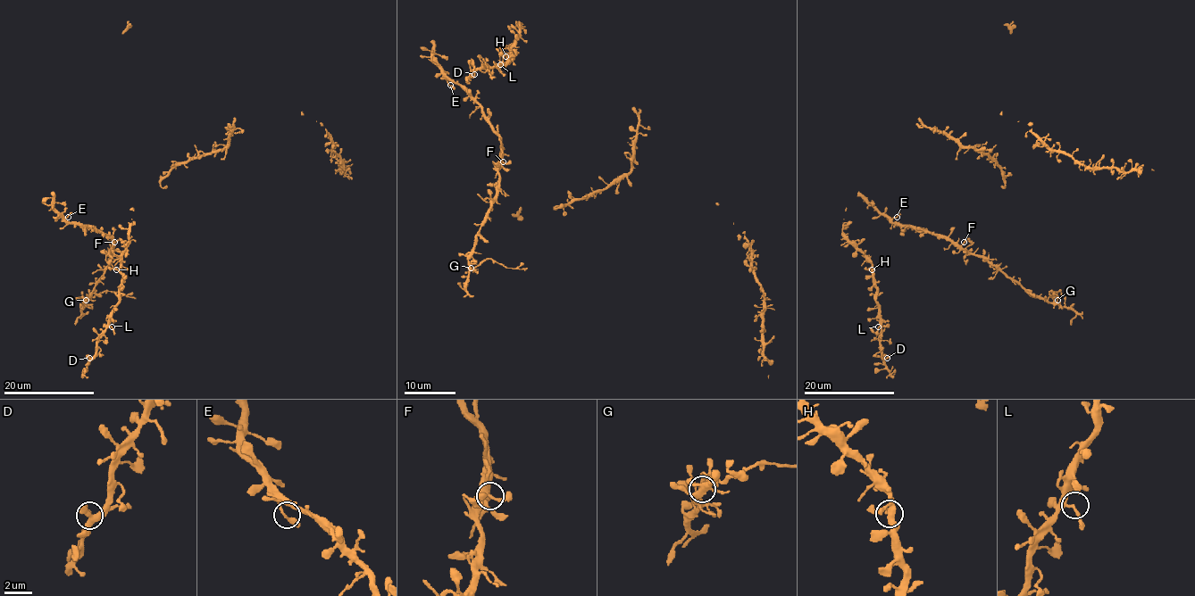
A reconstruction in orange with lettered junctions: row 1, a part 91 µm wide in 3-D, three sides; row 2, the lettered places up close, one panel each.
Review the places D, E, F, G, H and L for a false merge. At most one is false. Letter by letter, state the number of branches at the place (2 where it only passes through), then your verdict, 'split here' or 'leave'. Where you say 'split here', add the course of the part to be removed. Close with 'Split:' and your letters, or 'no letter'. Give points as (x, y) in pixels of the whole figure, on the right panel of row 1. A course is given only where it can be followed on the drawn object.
D: 4 | leave
E: 2 | leave
F: 2 | leave
G: 3 | split here
H: 3 | leave
L: 2 | leave
Split: G

